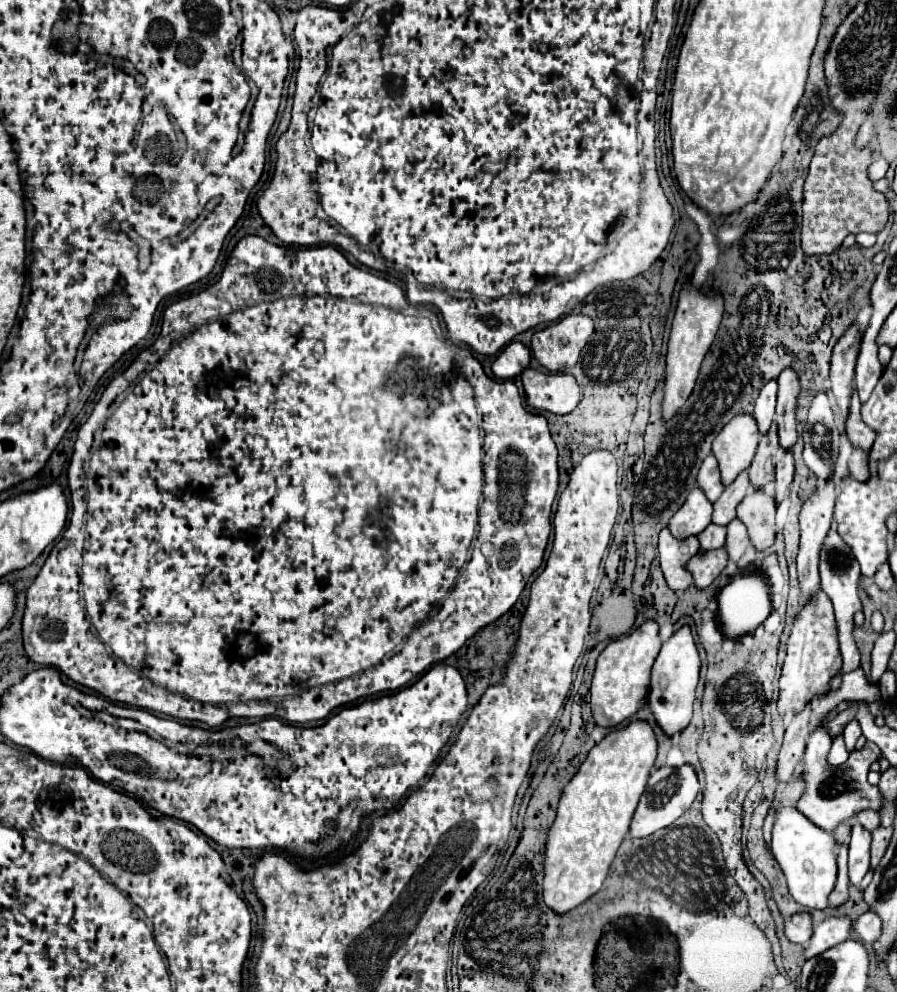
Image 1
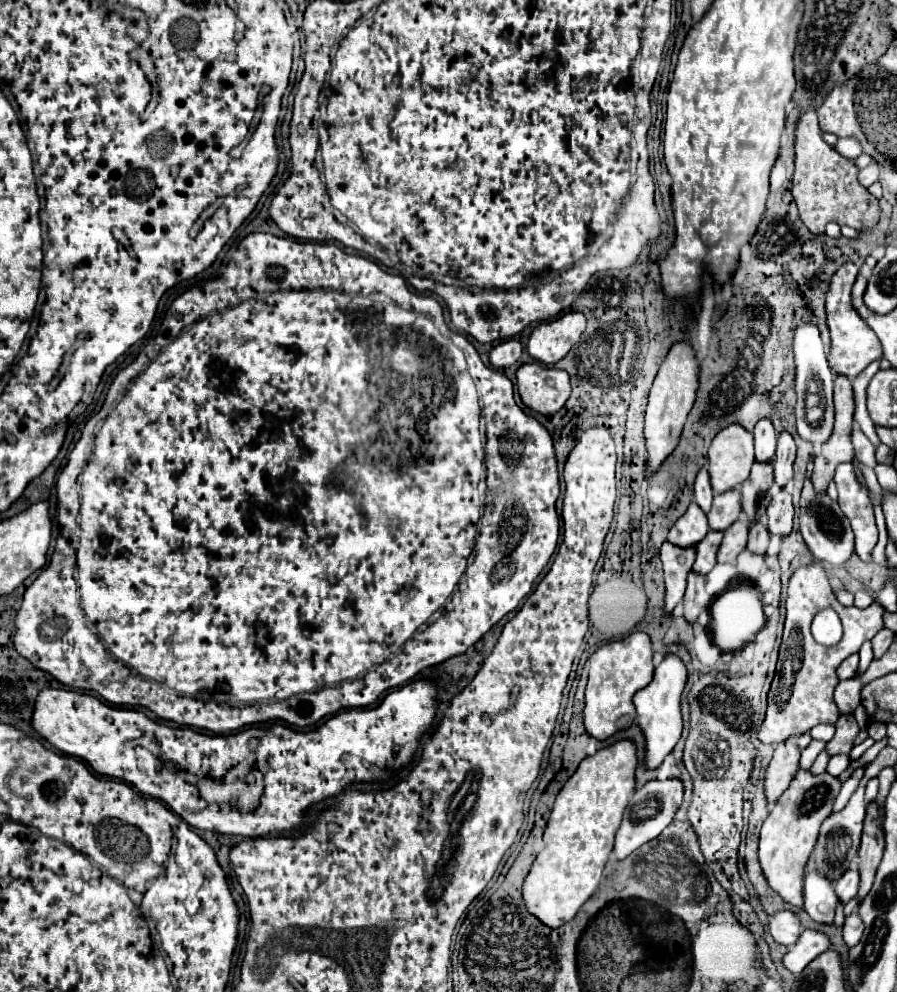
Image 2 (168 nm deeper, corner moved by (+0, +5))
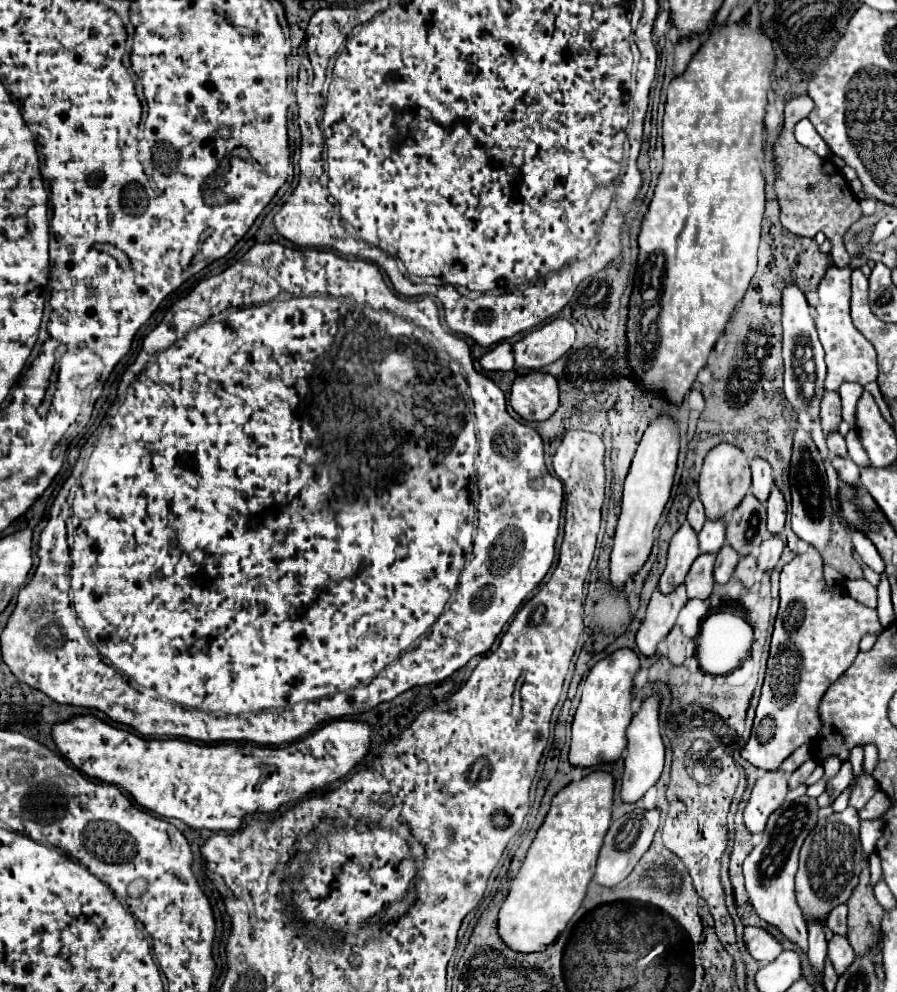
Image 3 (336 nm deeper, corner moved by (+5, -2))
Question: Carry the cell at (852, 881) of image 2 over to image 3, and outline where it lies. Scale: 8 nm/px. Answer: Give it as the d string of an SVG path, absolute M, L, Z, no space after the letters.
M841 904L837 906L829 918L827 918L827 928L833 932L833 934L839 934L839 936L845 936L847 934L847 906Z

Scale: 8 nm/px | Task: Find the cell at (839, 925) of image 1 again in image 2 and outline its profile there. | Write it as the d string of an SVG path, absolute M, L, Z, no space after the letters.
M804 929L794 947L790 947L784 955L784 967L792 973L800 973L814 957L818 957L826 949L830 949L830 937L826 933L818 929Z

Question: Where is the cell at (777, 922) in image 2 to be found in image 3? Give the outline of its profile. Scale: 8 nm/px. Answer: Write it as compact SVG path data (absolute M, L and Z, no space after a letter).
M747 926L743 930L743 940L747 946L747 952L753 956L757 962L771 962L781 954L781 942L777 942L769 932L761 928L751 928Z

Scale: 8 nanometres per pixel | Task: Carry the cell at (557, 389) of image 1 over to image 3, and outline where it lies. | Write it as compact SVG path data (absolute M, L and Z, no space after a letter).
M529 372L517 376L511 388L511 408L527 422L551 418L559 406L557 380L545 372Z

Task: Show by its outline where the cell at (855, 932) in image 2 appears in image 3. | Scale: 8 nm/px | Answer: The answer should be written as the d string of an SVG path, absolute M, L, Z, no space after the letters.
M833 936L829 940L827 958L831 960L837 976L843 976L845 970L849 968L849 964L853 964L853 960L855 960L855 954L853 954L853 948L851 948L847 936Z

